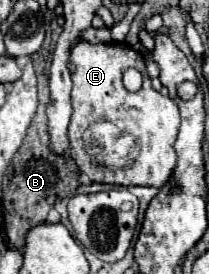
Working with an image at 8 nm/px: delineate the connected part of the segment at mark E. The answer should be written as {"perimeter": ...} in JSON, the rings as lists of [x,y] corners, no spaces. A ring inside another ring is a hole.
{"perimeter":[[[80,39],[72,51],[70,51],[70,71],[72,71],[72,119],[68,127],[68,139],[70,139],[70,159],[78,165],[80,173],[90,175],[90,181],[96,183],[112,183],[112,185],[150,185],[150,187],[162,187],[166,179],[170,177],[174,163],[176,163],[176,151],[174,151],[174,141],[178,135],[180,127],[180,113],[176,103],[170,97],[164,97],[162,93],[154,91],[150,85],[150,77],[146,73],[144,65],[144,55],[134,51],[132,47],[124,45],[92,45],[84,39]],[[128,67],[136,67],[142,77],[142,89],[132,93],[124,87],[122,83],[122,73]],[[98,117],[108,117],[112,123],[118,127],[130,131],[140,139],[138,149],[138,161],[130,169],[120,169],[120,171],[98,171],[90,165],[90,159],[86,151],[82,149],[82,131],[96,121]]]}

